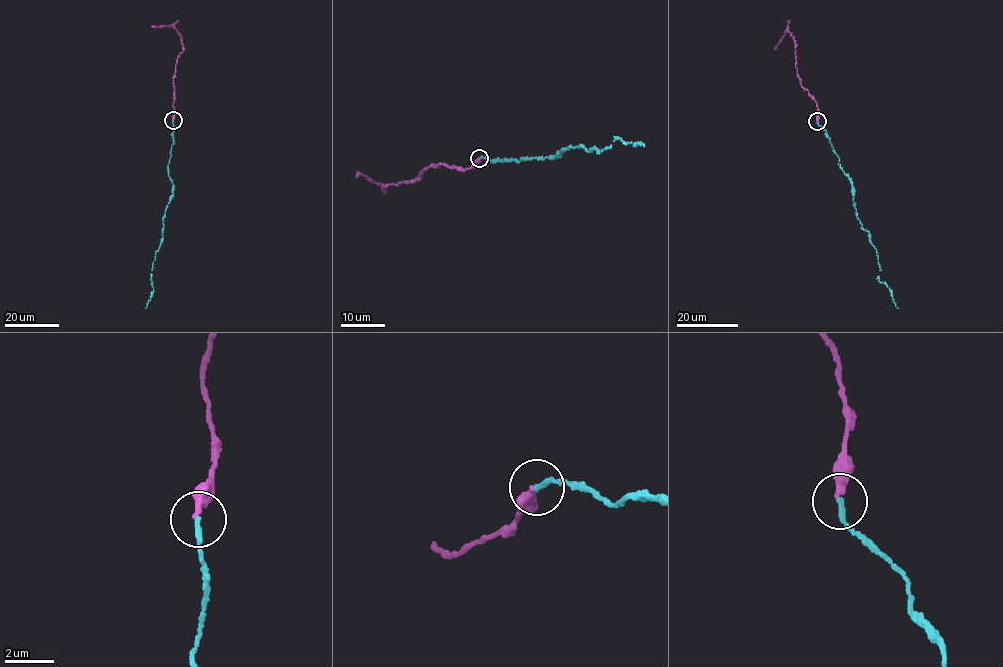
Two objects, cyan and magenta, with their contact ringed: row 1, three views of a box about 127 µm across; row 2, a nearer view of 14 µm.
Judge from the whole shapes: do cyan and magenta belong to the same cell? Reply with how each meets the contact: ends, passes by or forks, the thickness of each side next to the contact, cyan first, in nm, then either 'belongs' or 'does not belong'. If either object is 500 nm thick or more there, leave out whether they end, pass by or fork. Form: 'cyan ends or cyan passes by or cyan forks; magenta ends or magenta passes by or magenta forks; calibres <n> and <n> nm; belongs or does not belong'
cyan ends; magenta ends; calibres 280 and 300 nm; belongs

